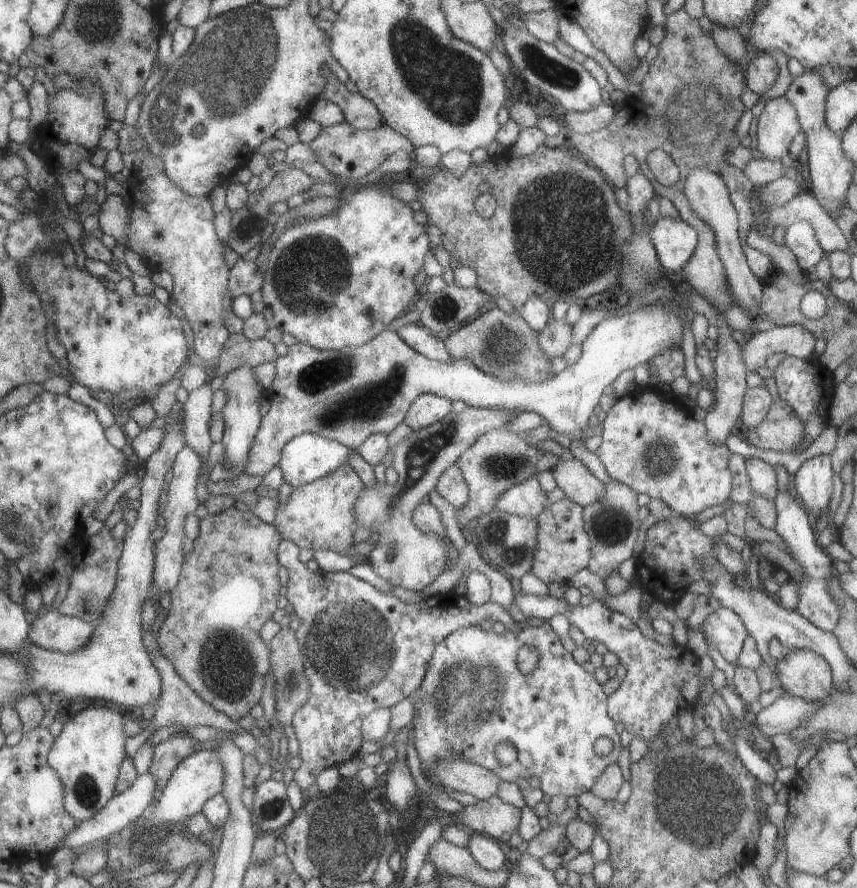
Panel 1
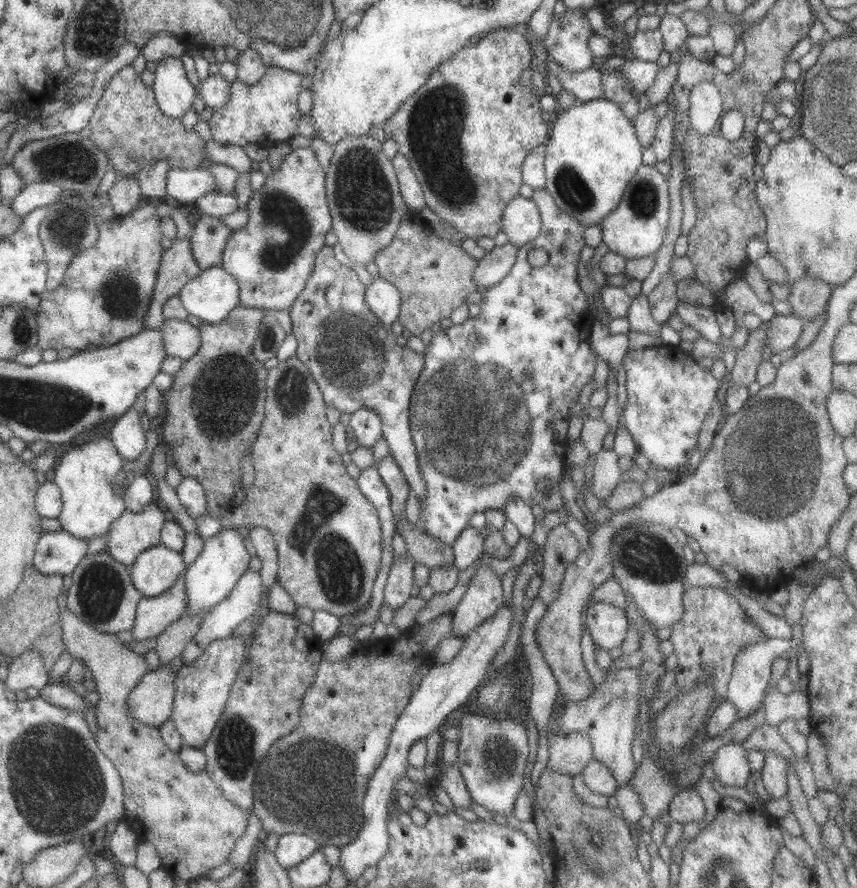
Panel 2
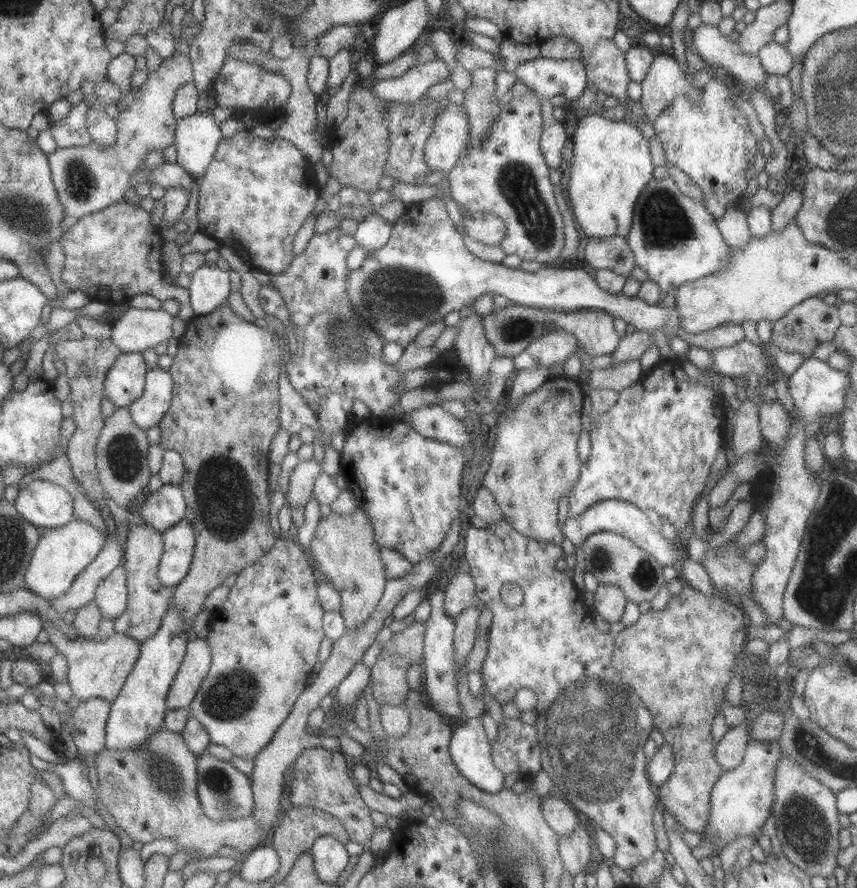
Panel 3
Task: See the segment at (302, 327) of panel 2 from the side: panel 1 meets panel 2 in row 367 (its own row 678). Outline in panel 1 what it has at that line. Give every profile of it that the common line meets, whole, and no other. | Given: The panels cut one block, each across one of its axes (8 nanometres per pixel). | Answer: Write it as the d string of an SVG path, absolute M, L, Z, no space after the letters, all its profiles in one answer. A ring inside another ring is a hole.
M283 538L279 559L281 565L287 567L290 572L288 597L293 604L293 610L300 618L297 634L302 652L306 656L306 672L309 673L310 684L313 685L309 703L294 717L294 730L300 744L299 755L303 764L295 771L293 782L308 790L326 769L338 767L360 754L366 742L363 733L365 720L373 712L381 708L396 707L418 693L426 680L438 646L450 635L465 628L478 627L486 618L502 622L506 626L512 623L513 619L501 604L486 601L476 605L469 597L458 595L455 591L433 595L421 602L404 602L392 592L382 592L349 571L314 572L300 560L300 554L302 546Z

